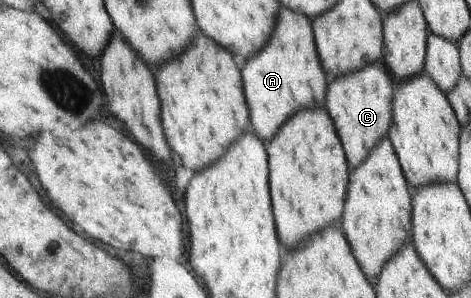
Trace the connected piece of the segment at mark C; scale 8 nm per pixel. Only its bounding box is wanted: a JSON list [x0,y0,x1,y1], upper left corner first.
[326,62,396,167]

